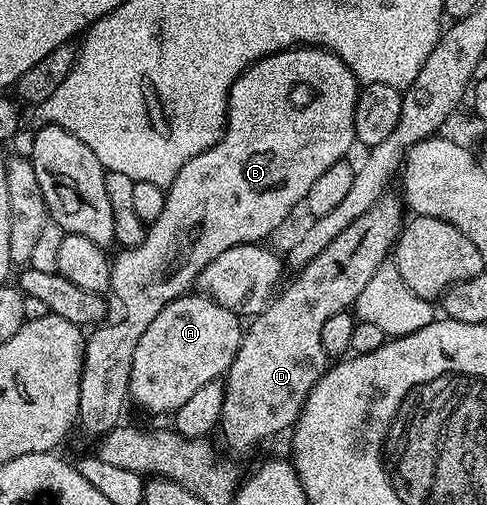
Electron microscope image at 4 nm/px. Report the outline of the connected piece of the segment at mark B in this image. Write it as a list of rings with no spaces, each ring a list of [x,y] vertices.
[[[300,45],[294,49],[283,49],[279,53],[262,57],[259,61],[254,61],[236,79],[227,96],[227,127],[223,130],[223,135],[219,138],[218,143],[205,151],[201,151],[201,155],[189,159],[189,163],[185,163],[185,167],[181,167],[181,171],[177,171],[173,183],[166,186],[165,189],[167,195],[165,208],[161,211],[159,218],[152,225],[147,226],[147,234],[143,242],[132,249],[120,248],[118,250],[119,254],[114,254],[111,263],[110,292],[112,294],[115,293],[120,307],[123,308],[124,315],[127,316],[127,321],[113,322],[114,320],[112,320],[102,327],[92,328],[86,334],[83,343],[83,370],[81,371],[81,383],[79,384],[79,419],[77,425],[80,430],[83,428],[92,439],[98,439],[124,420],[123,408],[129,405],[131,372],[133,371],[133,351],[137,351],[137,343],[141,340],[141,335],[145,335],[145,327],[149,327],[149,323],[153,323],[153,319],[157,319],[157,315],[161,315],[162,309],[169,303],[173,303],[173,299],[184,296],[196,284],[201,271],[205,267],[209,267],[209,263],[213,263],[213,259],[217,259],[217,255],[222,255],[224,251],[229,251],[229,247],[266,242],[268,240],[266,237],[274,229],[281,228],[283,220],[298,205],[300,208],[304,204],[309,187],[313,187],[313,183],[319,176],[324,171],[329,171],[329,167],[333,167],[338,161],[344,160],[348,156],[349,147],[356,140],[354,133],[354,111],[357,107],[360,90],[361,82],[353,75],[353,71],[349,71],[349,67],[337,54],[332,53],[329,49],[321,49],[314,45]]]

